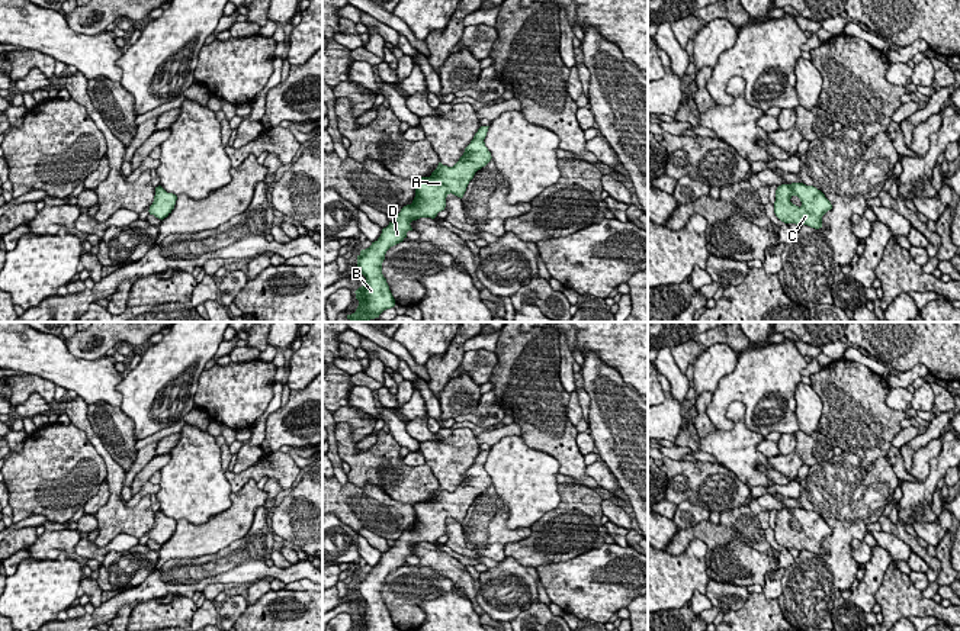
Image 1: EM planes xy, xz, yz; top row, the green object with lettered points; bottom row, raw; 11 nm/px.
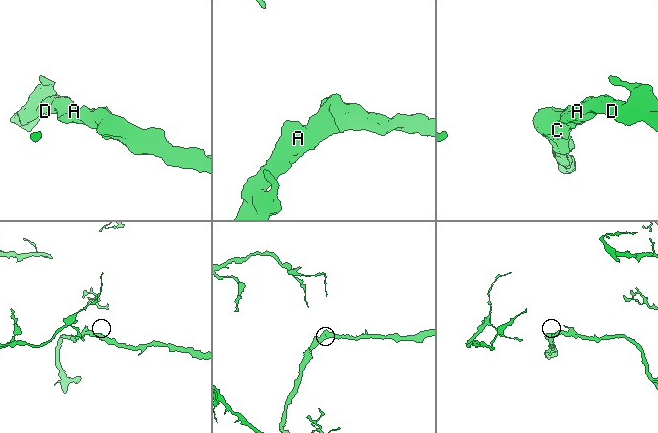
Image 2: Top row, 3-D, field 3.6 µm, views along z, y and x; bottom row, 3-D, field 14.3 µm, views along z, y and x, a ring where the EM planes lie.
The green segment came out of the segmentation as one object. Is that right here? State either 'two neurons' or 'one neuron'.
one neuron

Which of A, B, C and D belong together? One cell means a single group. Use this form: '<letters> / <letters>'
A B C D

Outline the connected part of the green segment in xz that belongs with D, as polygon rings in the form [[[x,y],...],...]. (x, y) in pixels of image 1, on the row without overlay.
[[[481,451],[463,480],[453,492],[439,487],[430,502],[412,505],[415,522],[382,554],[381,561],[357,580],[357,596],[366,602],[359,612],[356,624],[359,631],[395,631],[395,624],[389,615],[386,603],[382,599],[382,587],[386,576],[402,567],[407,557],[412,556],[411,547],[420,543],[434,544],[446,532],[446,522],[452,518],[463,522],[469,506],[475,498],[491,486],[491,477],[485,471],[485,461],[489,451]]]

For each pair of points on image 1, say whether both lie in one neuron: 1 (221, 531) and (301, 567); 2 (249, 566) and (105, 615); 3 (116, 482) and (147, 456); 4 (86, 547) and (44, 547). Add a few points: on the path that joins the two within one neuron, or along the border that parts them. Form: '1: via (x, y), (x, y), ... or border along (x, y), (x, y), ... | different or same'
1: border along (256, 509), (251, 527), (240, 538), (208, 554) | different
2: via (212, 569), (161, 579), (141, 594) | same
3: border along (125, 472), (122, 485) | different
4: border along (82, 538), (74, 553) | different

